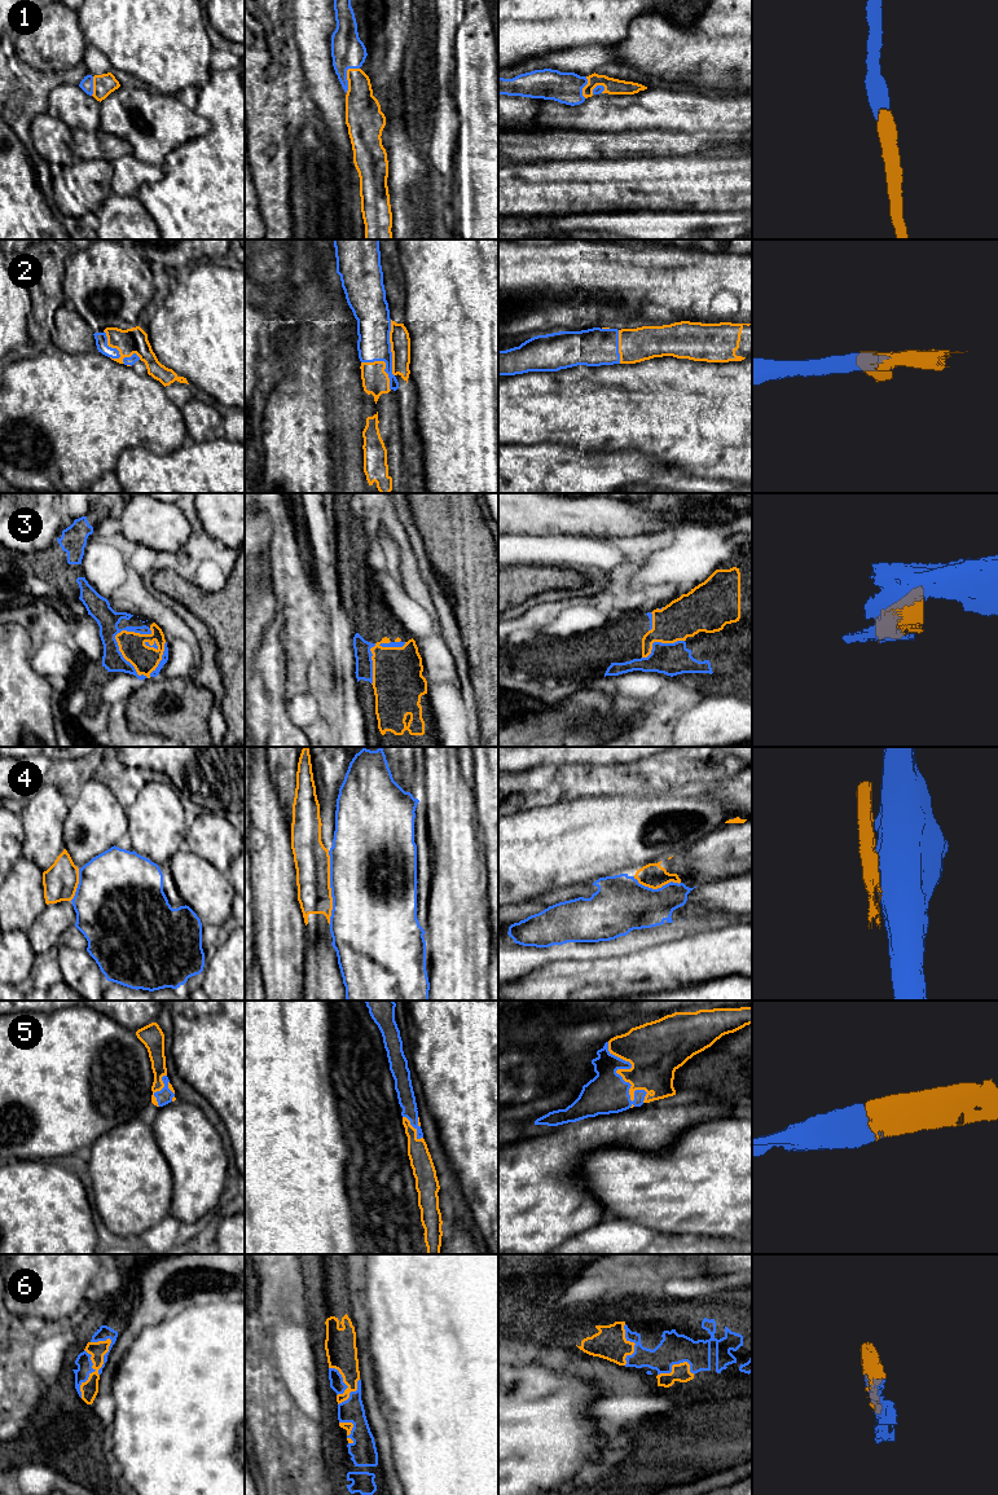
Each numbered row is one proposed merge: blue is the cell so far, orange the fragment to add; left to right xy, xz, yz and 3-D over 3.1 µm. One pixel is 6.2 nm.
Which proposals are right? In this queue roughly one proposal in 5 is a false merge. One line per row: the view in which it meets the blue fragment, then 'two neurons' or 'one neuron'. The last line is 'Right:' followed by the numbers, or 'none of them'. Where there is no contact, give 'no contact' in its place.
1: xz | one neuron
2: xz | one neuron
3: xy | one neuron
4: xz | two neurons
5: yz | one neuron
6: xy | one neuron
Right: 1, 2, 3, 5, 6

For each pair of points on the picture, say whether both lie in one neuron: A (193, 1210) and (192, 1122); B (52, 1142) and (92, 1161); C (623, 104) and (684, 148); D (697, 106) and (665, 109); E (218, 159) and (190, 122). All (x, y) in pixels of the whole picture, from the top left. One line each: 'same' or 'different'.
A: same
B: different
C: different
D: same
E: different

